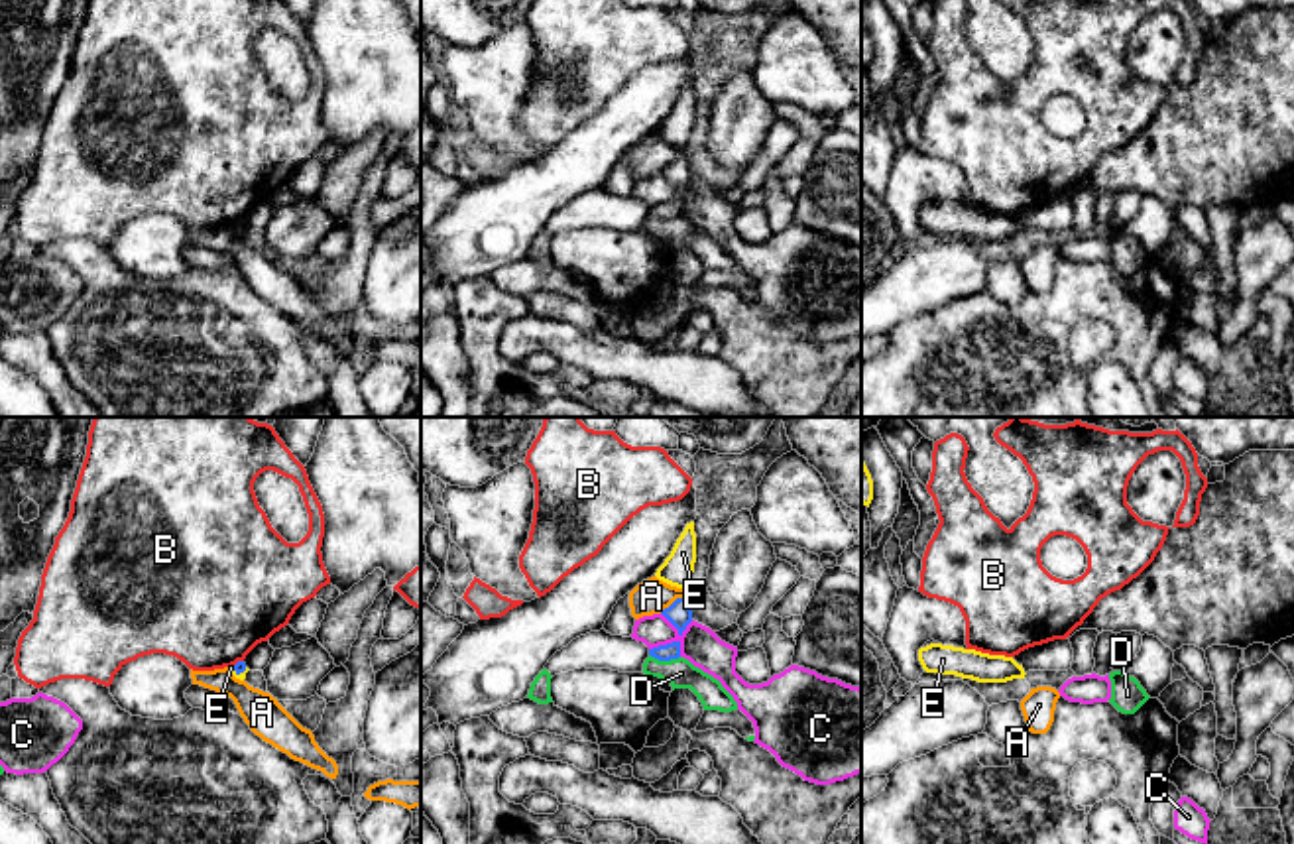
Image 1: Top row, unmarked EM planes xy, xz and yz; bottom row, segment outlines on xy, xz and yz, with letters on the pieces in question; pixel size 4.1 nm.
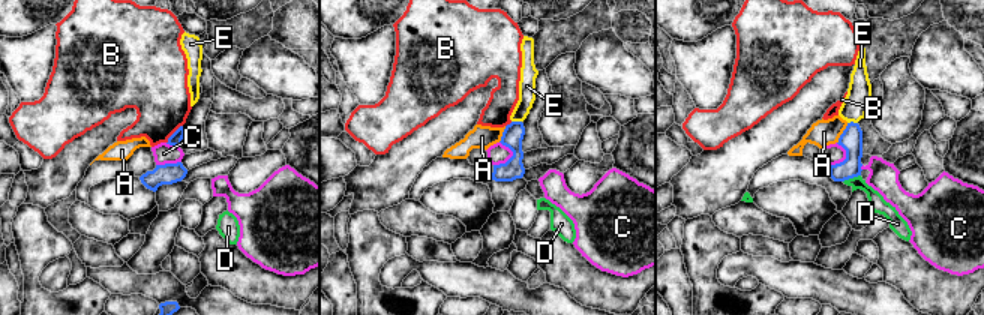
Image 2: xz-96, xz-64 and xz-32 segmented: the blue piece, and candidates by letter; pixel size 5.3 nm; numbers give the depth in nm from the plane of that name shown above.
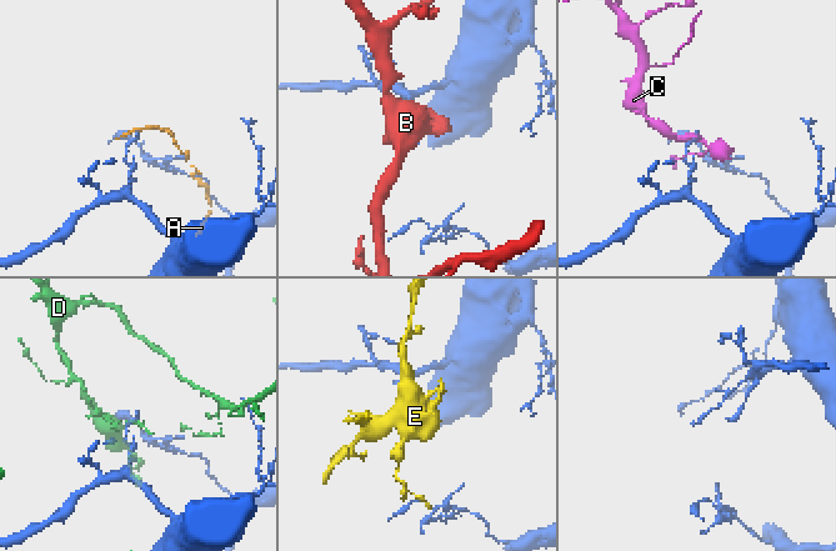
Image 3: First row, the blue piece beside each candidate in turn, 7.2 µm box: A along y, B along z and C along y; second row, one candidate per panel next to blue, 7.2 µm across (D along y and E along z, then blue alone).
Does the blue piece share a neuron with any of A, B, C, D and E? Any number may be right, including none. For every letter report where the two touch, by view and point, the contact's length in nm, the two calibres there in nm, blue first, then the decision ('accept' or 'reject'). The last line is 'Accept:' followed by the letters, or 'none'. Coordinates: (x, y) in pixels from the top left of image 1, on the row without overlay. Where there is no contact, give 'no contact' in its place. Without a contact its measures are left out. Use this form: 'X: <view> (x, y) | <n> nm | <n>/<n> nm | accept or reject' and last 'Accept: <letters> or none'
A: xz (675, 160) | 130 nm | 100/140 nm | reject
B: xy (238, 221) | 60 nm | 50/480 nm | reject
C: xz (665, 205) | 140 nm | 70/160 nm | reject
D: xz (665, 219) | 130 nm | 70/120 nm | reject
E: xy (238, 233) | 70 nm | 50/30 nm | reject
Accept: none

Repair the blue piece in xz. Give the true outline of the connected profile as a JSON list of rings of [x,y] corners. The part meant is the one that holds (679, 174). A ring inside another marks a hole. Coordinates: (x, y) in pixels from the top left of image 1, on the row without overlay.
[[[676,157],[661,173],[678,189],[678,195],[682,195],[686,185],[692,181],[692,169],[686,157]]]

